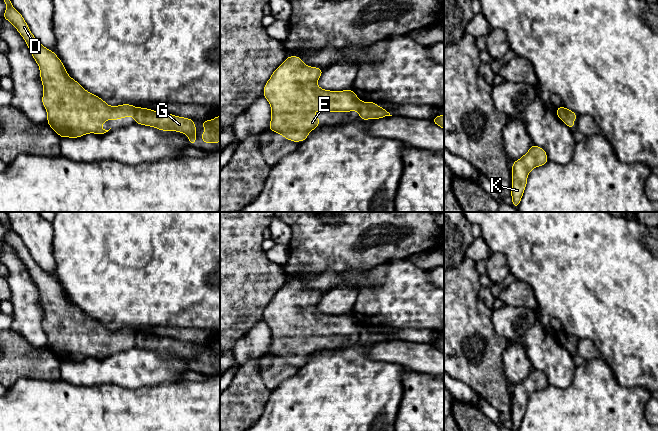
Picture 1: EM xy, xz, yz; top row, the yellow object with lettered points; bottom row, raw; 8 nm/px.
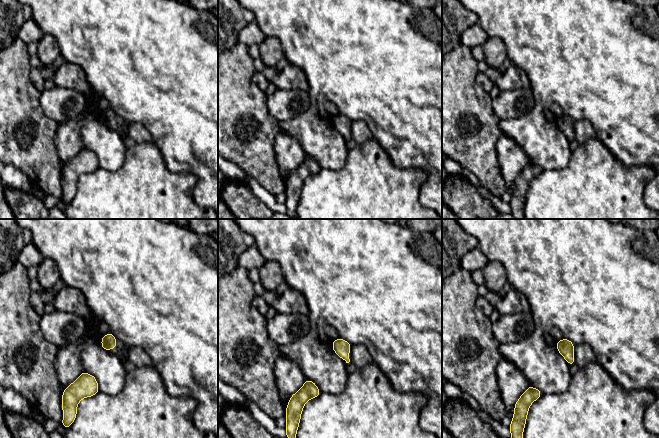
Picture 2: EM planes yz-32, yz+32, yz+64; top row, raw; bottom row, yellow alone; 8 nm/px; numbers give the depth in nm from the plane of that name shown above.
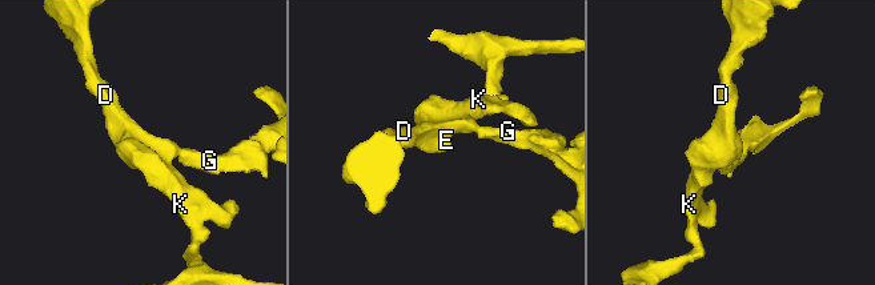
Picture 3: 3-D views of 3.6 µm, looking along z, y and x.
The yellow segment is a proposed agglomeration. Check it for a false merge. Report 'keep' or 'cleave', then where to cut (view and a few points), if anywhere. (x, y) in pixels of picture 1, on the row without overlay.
cleave; cut in yz along (565, 332), (559, 341)

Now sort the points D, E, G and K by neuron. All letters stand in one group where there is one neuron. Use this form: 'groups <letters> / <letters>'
groups D E K / G

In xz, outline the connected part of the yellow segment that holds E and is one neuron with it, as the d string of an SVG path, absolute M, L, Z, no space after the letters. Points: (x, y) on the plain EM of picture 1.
M288 280L272 297L263 315L271 330L269 354L301 366L319 350L320 342L313 336L359 334L362 325L352 313L330 315L318 310L323 295L305 289L298 280Z

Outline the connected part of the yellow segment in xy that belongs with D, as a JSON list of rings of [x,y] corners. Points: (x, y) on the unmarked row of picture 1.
[[[0,212],[0,221],[6,227],[6,236],[2,242],[8,244],[24,262],[32,281],[39,290],[40,302],[44,312],[42,328],[47,335],[47,346],[61,362],[79,362],[89,357],[102,359],[109,355],[101,352],[106,344],[135,341],[137,331],[131,328],[110,330],[103,323],[88,316],[76,304],[71,302],[58,280],[53,275],[45,272],[31,257],[21,237],[12,230],[6,212]]]

